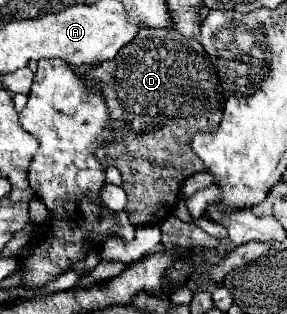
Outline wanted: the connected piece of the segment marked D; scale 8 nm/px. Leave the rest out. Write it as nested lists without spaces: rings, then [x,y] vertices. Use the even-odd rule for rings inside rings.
[[[143,28],[119,50],[115,60],[93,66],[85,78],[105,96],[111,118],[119,128],[113,146],[99,148],[95,154],[103,166],[117,166],[121,170],[123,188],[129,198],[125,212],[129,214],[131,224],[153,226],[165,222],[179,202],[183,180],[189,174],[203,172],[203,162],[191,152],[191,136],[197,132],[215,132],[223,116],[223,88],[207,52],[197,40],[187,40],[175,30]]]

